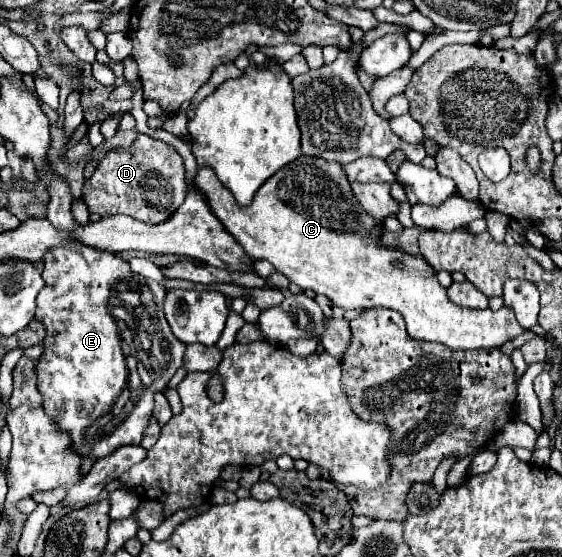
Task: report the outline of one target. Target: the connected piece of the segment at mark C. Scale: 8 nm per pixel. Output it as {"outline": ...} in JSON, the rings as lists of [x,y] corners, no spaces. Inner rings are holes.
{"outline":[[[301,155],[293,163],[285,165],[277,175],[269,177],[267,183],[259,187],[251,205],[239,205],[233,199],[233,193],[223,187],[223,183],[213,175],[213,169],[199,167],[197,179],[193,179],[201,191],[205,191],[205,201],[209,209],[221,219],[223,227],[233,235],[233,239],[245,249],[251,259],[267,259],[279,273],[287,275],[291,283],[299,285],[305,291],[315,291],[317,295],[329,297],[337,307],[343,309],[373,309],[387,307],[403,315],[407,331],[413,339],[437,341],[449,349],[479,351],[479,349],[501,349],[507,341],[523,335],[525,329],[519,327],[511,309],[501,307],[499,311],[491,309],[463,309],[453,305],[447,299],[445,289],[437,283],[435,271],[427,265],[423,257],[405,253],[403,249],[381,247],[379,241],[371,237],[371,227],[377,223],[369,213],[357,203],[349,181],[339,163],[325,159]]]}

